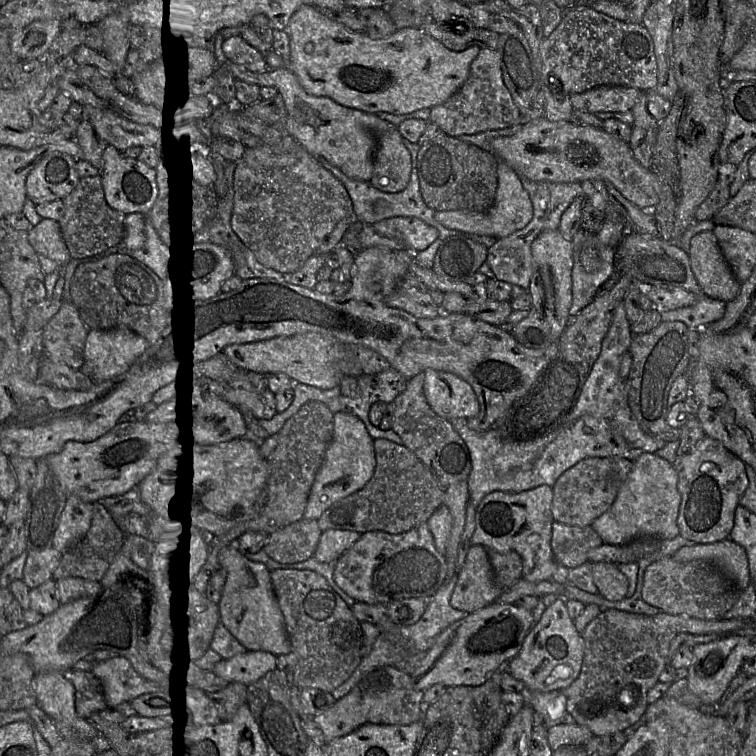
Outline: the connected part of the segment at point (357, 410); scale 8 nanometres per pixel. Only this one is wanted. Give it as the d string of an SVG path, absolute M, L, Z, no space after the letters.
M392 368L376 374L361 374L357 377L357 390L353 396L339 395L325 404L333 415L337 412L350 412L357 416L374 440L384 438L403 445L400 436L392 429L381 430L372 425L369 410L378 401L392 403L404 391L407 382L408 379Z

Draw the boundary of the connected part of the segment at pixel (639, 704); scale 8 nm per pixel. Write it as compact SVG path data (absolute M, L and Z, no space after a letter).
M615 608L603 609L582 633L584 657L579 676L565 690L560 690L567 700L567 712L578 725L587 727L596 736L625 731L634 725L646 712L648 692L659 681L676 634L673 629L656 623L652 616Z

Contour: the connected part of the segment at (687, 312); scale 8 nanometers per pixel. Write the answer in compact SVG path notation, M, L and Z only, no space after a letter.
M696 295L696 303L692 306L676 310L660 312L662 322L682 322L689 330L705 329L710 323L724 316L726 302L708 296Z

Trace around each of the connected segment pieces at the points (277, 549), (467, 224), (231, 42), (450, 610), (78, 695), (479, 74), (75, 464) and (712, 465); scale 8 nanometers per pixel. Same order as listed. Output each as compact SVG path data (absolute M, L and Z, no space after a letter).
M302 518L270 534L263 550L281 564L304 562L314 556L321 533L318 520Z
M498 162L498 187L493 205L484 212L464 210L436 211L435 219L448 229L496 239L505 238L524 228L533 217L533 206L528 192L524 189L518 174L505 162Z
M244 26L225 28L220 31L226 58L254 73L270 70L264 55L241 37L241 27Z
M457 575L447 579L429 599L422 617L411 626L401 627L402 635L411 641L416 651L427 652L447 627L469 614L451 606L450 599L456 581Z
M66 669L62 675L73 683L75 689L75 710L77 715L88 718L93 712L101 711L107 706L100 680L91 671Z
M481 48L465 83L447 101L430 109L427 122L435 123L448 136L459 137L520 125L519 121L520 111L502 78L499 53L496 49Z
M123 422L95 441L68 441L59 453L46 457L46 460L68 496L75 495L93 504L106 497L122 495L139 485L156 468L167 439L166 423Z
M704 437L690 452L677 456L673 466L678 475L678 491L681 494L677 519L679 534L696 544L727 539L734 527L736 507L749 484L745 463L721 442Z

